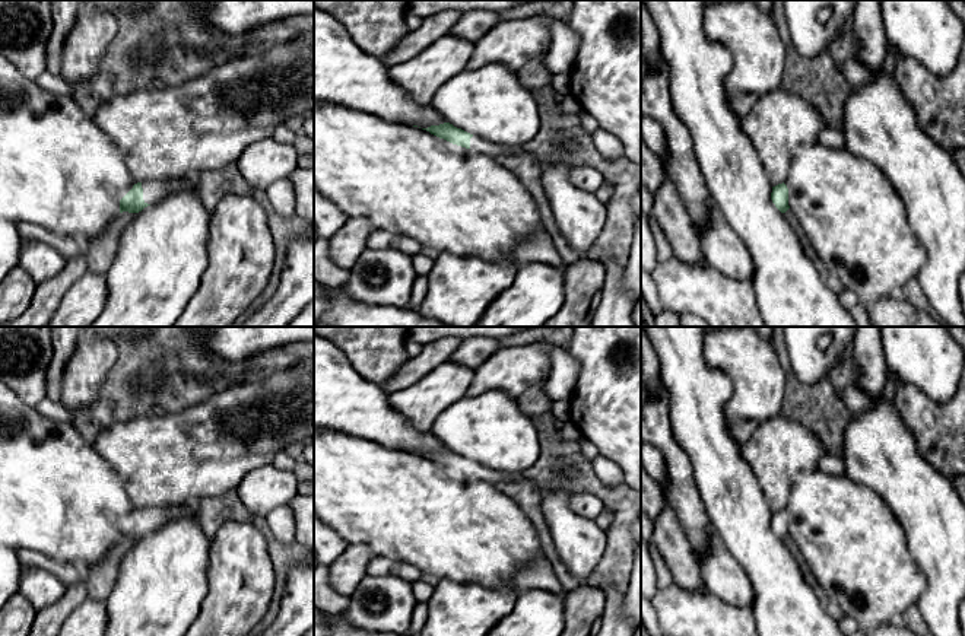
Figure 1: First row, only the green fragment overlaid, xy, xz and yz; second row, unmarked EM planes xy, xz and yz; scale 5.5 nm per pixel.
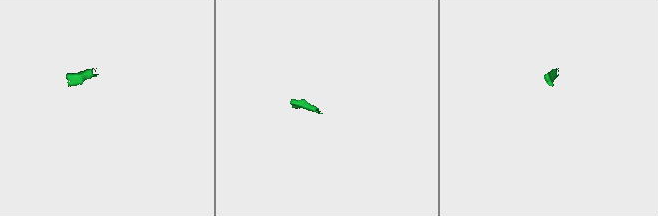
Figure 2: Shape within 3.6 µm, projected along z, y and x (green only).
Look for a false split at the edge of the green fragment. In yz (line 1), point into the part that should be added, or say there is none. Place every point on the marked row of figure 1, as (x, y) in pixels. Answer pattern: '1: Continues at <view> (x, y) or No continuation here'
1: No continuation here

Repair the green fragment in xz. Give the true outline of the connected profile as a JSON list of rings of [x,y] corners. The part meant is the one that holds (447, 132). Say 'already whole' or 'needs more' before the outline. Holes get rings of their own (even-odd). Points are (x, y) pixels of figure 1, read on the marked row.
needs more; [[[444,123],[439,125],[431,125],[428,128],[422,128],[429,131],[431,134],[444,139],[453,144],[470,149],[476,153],[486,155],[489,158],[496,158],[502,155],[521,155],[526,153],[523,147],[512,147],[512,146],[501,146],[495,143],[489,143],[482,140],[461,128],[454,127],[450,123]]]

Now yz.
already whole; [[[784,182],[772,187],[771,200],[781,213],[785,213],[790,209],[788,188]]]

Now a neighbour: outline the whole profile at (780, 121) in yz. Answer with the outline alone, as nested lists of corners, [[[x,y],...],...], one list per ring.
[[[781,88],[759,96],[742,117],[742,130],[749,136],[772,187],[785,182],[793,152],[818,143],[823,128],[826,124],[816,106]]]

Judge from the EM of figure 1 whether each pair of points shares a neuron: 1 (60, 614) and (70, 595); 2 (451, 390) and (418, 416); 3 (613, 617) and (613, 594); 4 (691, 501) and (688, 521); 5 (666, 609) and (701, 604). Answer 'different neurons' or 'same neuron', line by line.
1: same neuron
2: same neuron
3: same neuron
4: same neuron
5: same neuron

